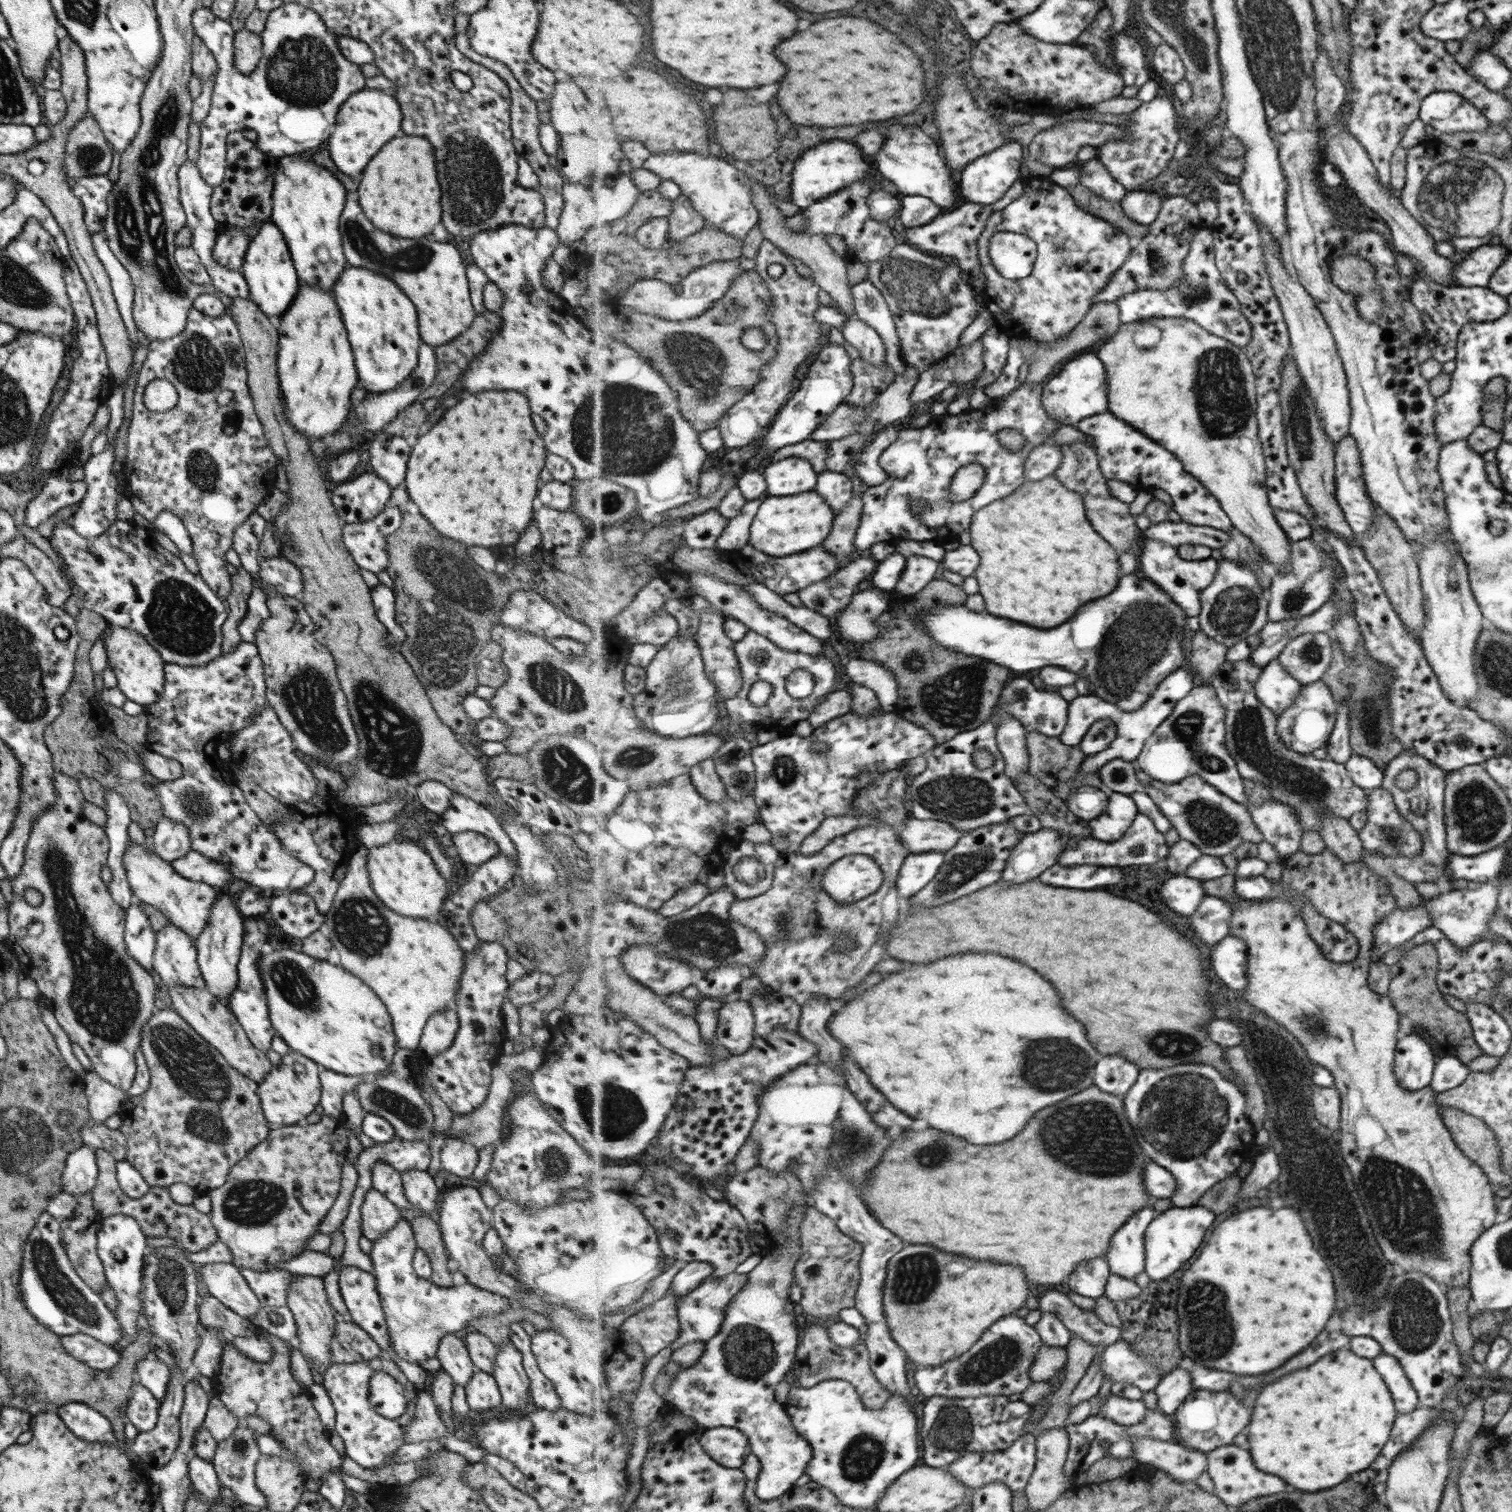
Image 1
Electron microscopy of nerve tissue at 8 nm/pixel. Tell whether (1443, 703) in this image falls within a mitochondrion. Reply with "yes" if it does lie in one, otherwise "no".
no

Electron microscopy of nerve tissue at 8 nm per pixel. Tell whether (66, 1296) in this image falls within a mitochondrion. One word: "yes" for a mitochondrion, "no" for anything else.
yes

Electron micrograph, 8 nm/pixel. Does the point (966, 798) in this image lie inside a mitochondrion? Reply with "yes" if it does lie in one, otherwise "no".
yes

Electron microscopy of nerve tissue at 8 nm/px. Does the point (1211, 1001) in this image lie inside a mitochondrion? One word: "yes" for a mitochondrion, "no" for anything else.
no

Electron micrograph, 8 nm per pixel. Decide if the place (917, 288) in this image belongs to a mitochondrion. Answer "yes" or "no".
yes

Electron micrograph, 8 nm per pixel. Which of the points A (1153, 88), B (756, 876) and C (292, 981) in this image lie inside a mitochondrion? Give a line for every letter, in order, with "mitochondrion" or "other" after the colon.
A: other
B: mitochondrion
C: mitochondrion

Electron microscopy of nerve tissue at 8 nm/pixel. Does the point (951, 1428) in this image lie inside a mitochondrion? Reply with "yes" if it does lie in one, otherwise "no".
yes

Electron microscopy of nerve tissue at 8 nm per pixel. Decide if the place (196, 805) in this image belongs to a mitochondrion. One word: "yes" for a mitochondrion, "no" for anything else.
yes

